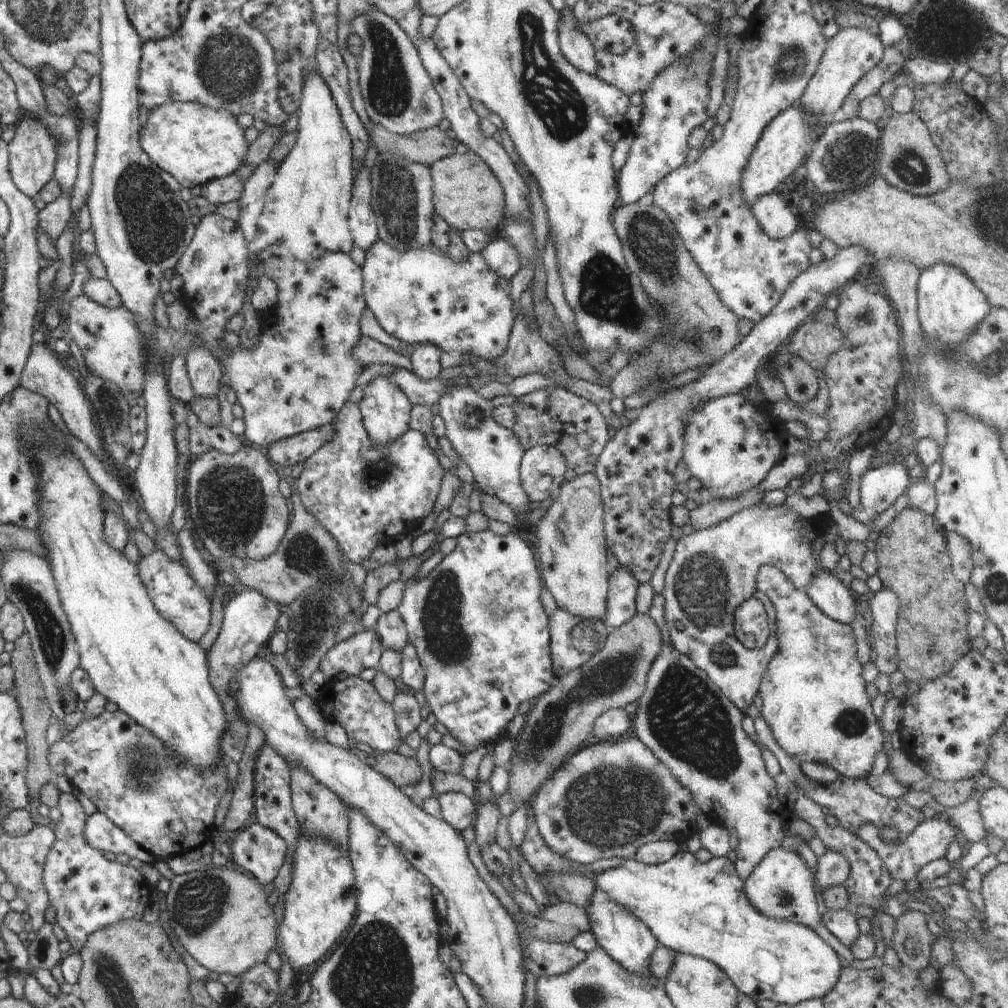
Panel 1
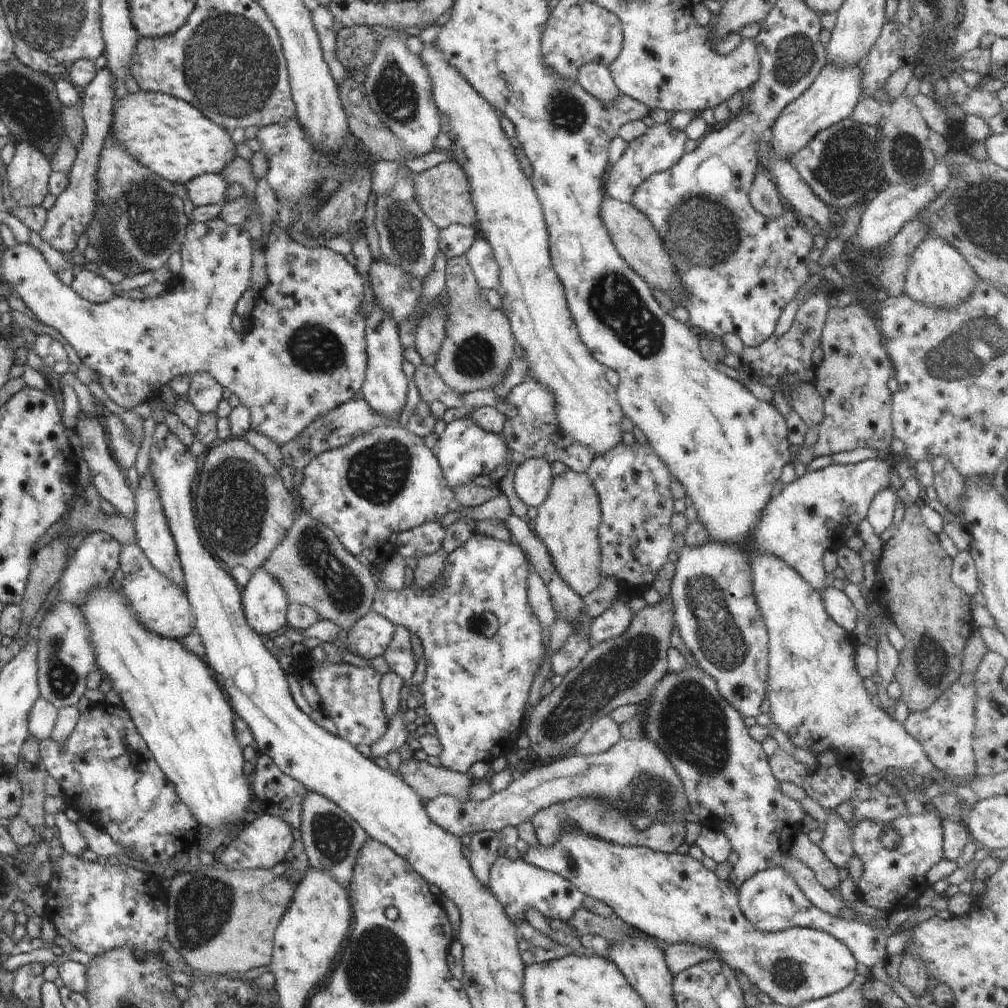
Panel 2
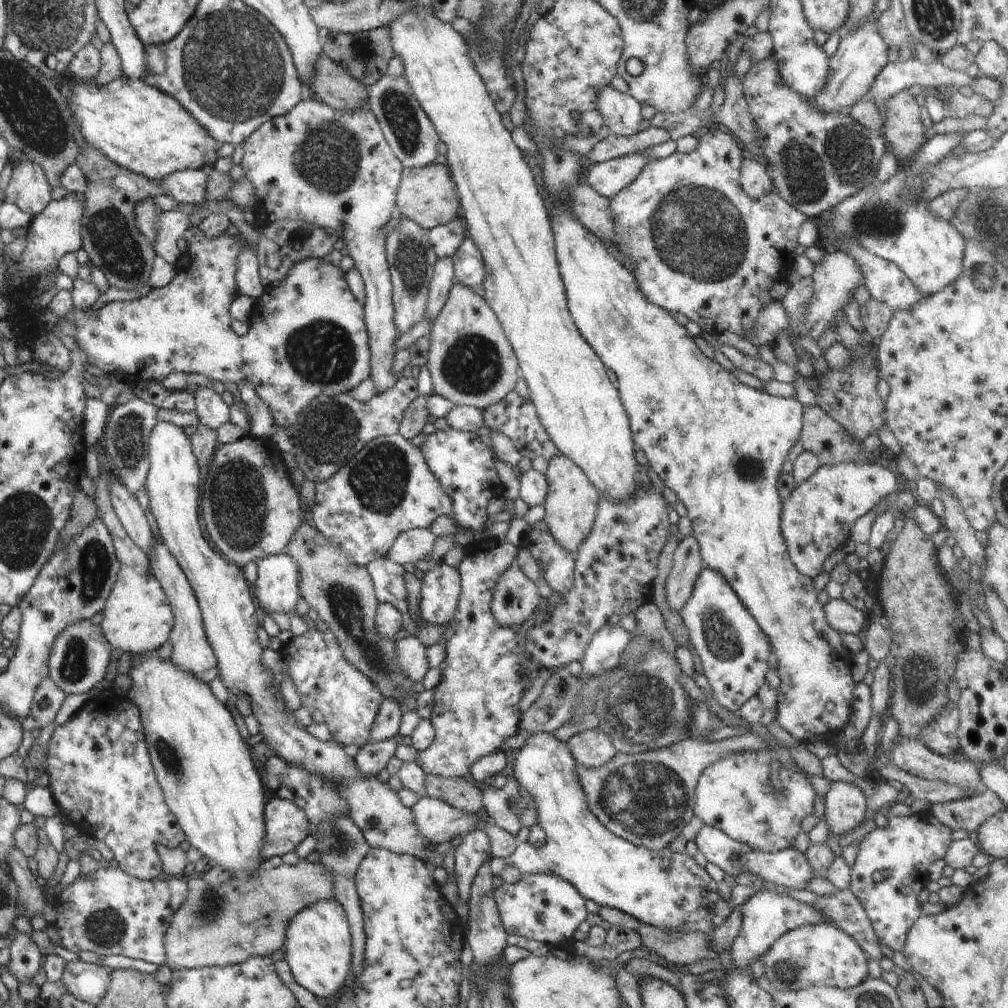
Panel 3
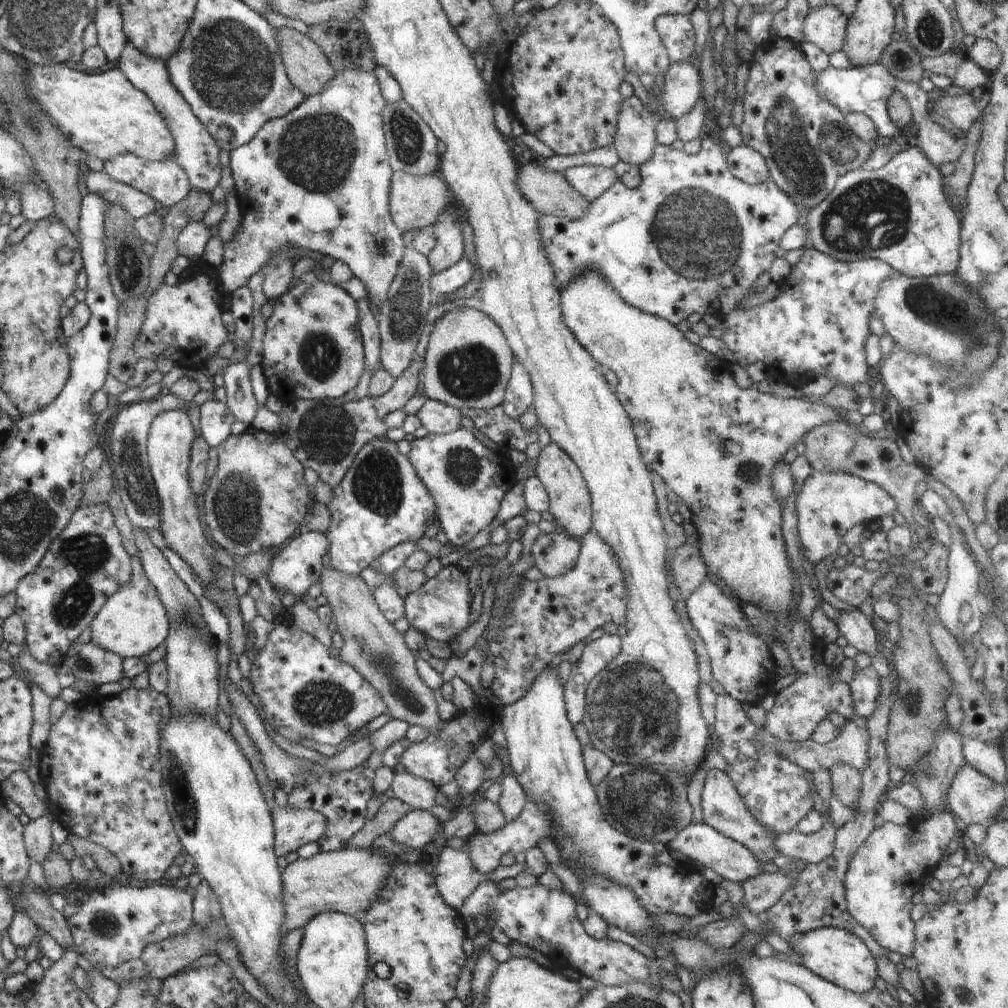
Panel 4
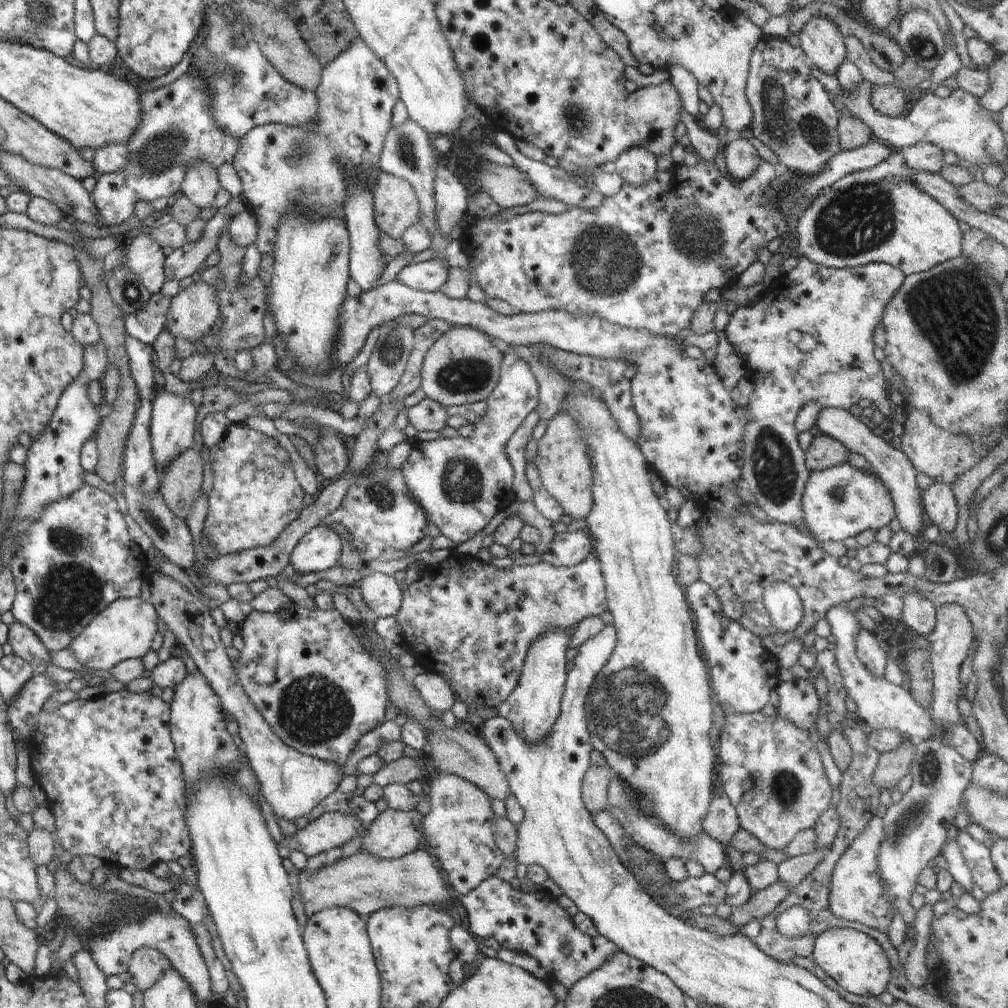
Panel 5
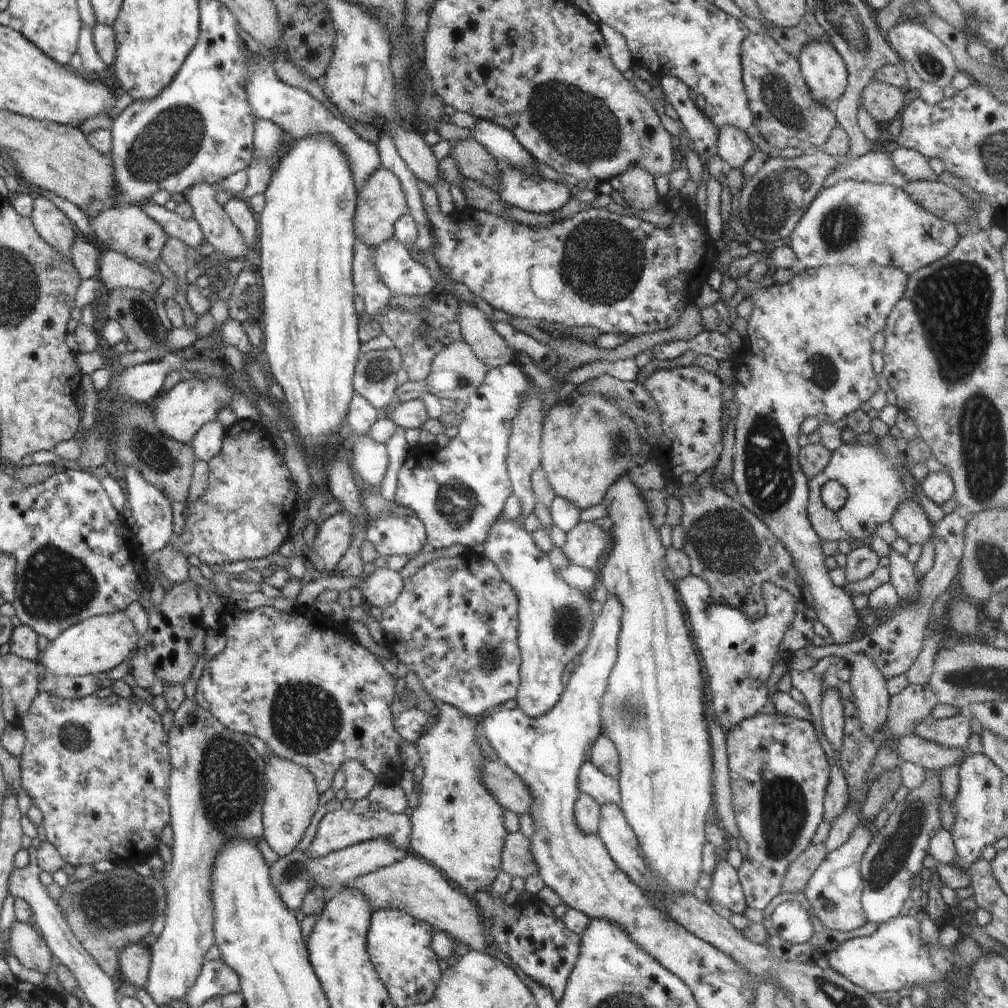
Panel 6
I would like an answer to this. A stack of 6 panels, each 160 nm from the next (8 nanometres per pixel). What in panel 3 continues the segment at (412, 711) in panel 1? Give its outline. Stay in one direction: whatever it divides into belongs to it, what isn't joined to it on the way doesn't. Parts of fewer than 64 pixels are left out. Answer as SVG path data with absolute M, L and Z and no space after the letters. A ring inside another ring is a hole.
M394 737L375 743L368 742L360 747L353 761L363 775L377 775L396 754L398 746Z

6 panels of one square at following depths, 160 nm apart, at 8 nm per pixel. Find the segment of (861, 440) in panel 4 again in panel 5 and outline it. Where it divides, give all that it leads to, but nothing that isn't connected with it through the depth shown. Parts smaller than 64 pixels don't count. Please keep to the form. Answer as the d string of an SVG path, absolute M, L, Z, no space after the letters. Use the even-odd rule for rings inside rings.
M824 433L814 435L804 453L810 471L823 471L848 463L848 449L839 440Z

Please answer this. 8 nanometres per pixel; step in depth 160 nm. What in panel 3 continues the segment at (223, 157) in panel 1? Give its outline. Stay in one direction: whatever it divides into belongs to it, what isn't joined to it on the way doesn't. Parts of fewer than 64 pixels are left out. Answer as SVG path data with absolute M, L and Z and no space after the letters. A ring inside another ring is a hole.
M120 76L111 83L98 86L93 80L67 78L74 84L73 99L68 103L74 122L81 128L85 142L97 148L113 163L152 180L163 179L186 169L214 169L220 145L173 96L144 84L142 79Z

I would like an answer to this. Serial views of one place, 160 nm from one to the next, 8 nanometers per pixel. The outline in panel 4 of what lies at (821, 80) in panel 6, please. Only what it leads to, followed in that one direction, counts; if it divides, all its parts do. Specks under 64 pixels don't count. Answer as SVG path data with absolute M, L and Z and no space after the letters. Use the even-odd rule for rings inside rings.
M819 4L806 15L805 40L813 42L828 55L840 51L846 39L848 22L849 18L837 6Z

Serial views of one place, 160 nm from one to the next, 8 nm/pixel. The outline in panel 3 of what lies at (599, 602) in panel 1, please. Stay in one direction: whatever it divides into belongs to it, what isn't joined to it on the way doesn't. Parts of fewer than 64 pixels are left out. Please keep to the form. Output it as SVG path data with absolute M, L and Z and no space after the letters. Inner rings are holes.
M566 456L554 457L549 460L548 469L544 475L546 477L548 488L547 495L544 501L545 517L543 520L549 527L550 534L555 538L556 542L569 553L574 554L574 558L580 548L580 545L584 540L588 538L590 531L592 530L596 513L598 512L599 492L597 488L590 482L587 474L575 463L572 459Z

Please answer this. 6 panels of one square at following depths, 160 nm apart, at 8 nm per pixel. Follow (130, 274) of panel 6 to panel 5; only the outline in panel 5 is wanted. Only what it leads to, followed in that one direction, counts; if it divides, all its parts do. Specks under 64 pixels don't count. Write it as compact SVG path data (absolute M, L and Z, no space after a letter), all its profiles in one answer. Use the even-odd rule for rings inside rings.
M138 231L126 240L125 254L122 264L129 268L155 295L164 284L165 256L161 246L144 231Z

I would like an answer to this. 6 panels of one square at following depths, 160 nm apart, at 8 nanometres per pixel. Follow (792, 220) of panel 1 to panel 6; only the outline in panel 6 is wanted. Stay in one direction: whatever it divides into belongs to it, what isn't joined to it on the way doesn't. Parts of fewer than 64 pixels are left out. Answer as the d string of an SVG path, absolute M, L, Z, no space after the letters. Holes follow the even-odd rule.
M735 126L719 129L717 152L729 168L746 168L752 161L754 143L747 132Z

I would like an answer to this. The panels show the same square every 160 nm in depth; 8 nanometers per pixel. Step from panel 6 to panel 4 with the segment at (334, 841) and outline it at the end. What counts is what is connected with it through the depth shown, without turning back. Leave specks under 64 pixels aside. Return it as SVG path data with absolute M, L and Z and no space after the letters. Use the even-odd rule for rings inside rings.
M275 803L271 817L275 828L274 850L277 856L285 856L298 847L318 840L325 831L327 820L322 813L308 809L279 807Z

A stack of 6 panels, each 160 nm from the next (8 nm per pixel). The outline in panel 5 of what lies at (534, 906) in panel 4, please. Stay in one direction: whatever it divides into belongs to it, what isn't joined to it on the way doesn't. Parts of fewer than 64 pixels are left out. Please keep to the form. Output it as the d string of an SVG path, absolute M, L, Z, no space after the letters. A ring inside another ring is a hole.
M497 874L483 880L474 890L460 898L468 926L476 936L497 940L505 949L519 950L539 960L550 979L572 988L581 978L598 971L619 951L617 944L598 934L596 937L580 932L572 917L558 905L548 891L538 894L514 889ZM570 948L570 950L568 950ZM568 950L568 952L564 952Z

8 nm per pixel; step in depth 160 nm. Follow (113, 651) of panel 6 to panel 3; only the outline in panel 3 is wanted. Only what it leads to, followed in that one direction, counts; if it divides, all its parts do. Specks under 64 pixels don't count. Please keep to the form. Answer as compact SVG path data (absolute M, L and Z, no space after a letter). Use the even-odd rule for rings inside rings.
M100 471L100 479L95 486L93 497L98 507L98 516L106 525L114 541L116 556L120 563L116 582L103 608L104 619L100 628L112 648L121 653L139 655L144 651L154 651L169 640L175 621L167 594L152 574L147 554L128 536L110 502L107 477Z

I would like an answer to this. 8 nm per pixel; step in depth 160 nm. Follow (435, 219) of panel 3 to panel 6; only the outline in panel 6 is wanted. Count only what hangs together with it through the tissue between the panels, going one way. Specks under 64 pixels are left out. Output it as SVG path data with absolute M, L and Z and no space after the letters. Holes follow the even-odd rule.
M380 167L365 183L358 195L356 212L353 218L353 227L356 239L377 247L387 240L394 239L394 225L405 214L409 213L407 198L399 178L391 170Z

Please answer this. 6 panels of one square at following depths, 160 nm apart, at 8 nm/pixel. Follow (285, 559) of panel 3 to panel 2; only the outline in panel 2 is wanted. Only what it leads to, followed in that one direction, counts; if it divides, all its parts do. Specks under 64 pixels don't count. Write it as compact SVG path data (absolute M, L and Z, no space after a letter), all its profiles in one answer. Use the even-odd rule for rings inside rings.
M260 566L240 592L242 610L248 626L258 635L274 636L287 626L287 611L291 604L284 586L264 566Z

